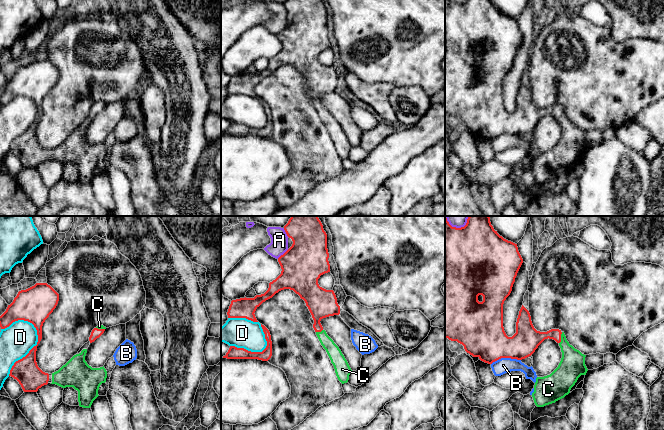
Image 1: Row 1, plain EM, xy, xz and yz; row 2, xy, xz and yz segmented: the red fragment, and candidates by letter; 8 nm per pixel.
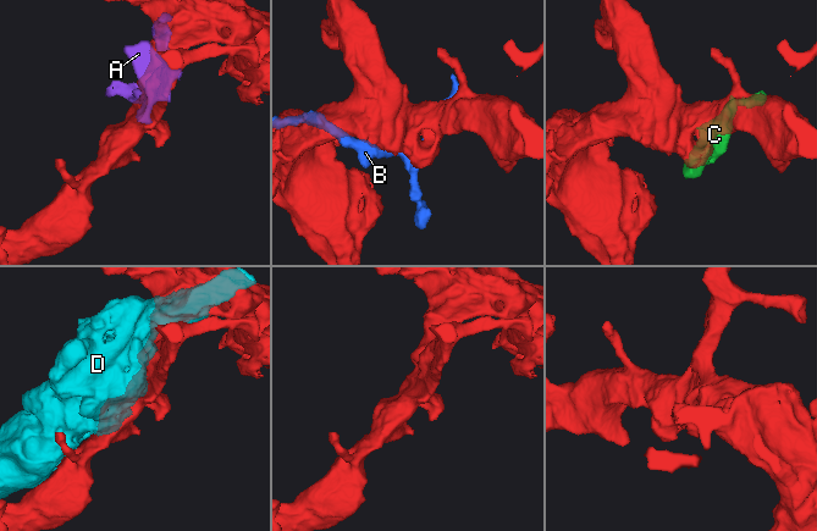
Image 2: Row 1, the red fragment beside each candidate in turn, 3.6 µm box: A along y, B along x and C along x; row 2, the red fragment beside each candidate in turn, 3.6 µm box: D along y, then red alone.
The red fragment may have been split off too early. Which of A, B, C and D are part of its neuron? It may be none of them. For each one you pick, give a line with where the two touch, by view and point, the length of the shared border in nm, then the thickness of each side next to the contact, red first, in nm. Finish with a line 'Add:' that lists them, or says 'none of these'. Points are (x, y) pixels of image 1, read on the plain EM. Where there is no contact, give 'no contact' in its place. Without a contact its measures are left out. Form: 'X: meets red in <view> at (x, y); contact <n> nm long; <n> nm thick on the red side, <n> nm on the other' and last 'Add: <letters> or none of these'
C: meets red in yz at (560, 114); contact 100 nm long; 180 nm thick on the red side, 200 nm on the other
Add: C

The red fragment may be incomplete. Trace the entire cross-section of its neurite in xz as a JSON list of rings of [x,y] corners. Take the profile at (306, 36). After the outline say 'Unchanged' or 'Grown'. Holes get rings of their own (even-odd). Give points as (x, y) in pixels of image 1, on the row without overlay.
[[[286,0],[284,6],[293,20],[278,34],[281,50],[269,59],[264,70],[232,76],[228,94],[246,94],[258,98],[254,89],[263,78],[281,66],[293,66],[305,77],[314,96],[313,104],[334,142],[338,156],[342,160],[347,159],[352,146],[320,99],[323,94],[340,90],[334,67],[318,60],[320,52],[330,48],[327,10],[322,0]]]. Grown

